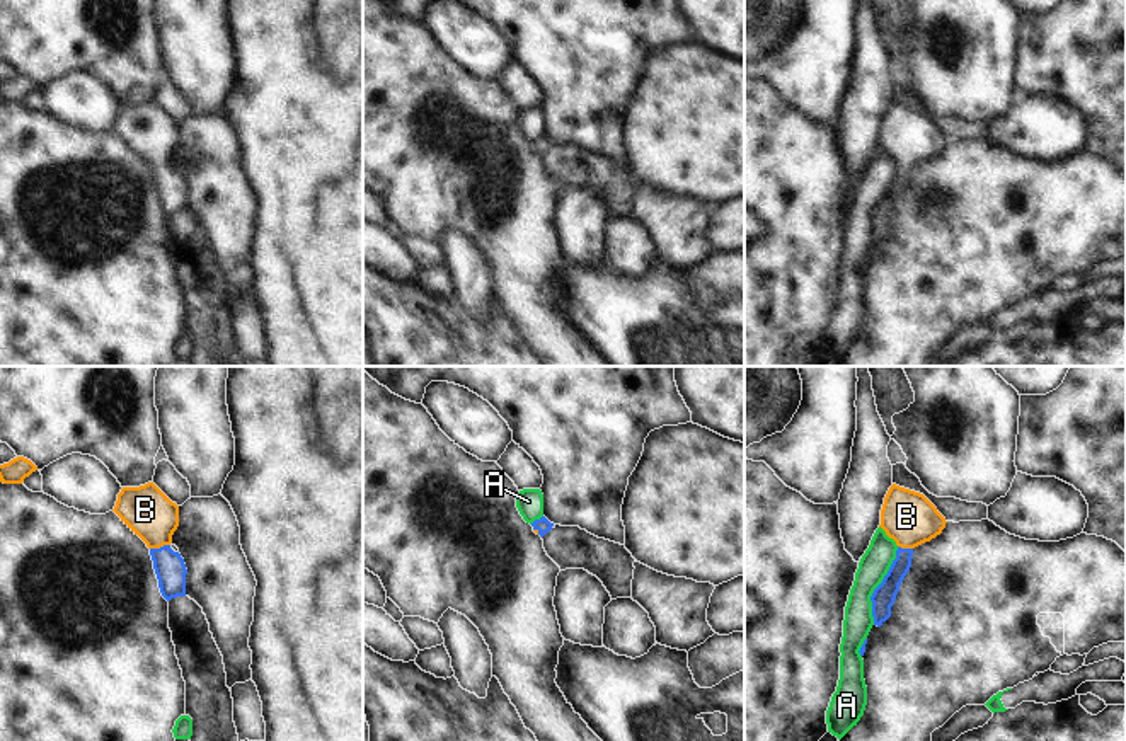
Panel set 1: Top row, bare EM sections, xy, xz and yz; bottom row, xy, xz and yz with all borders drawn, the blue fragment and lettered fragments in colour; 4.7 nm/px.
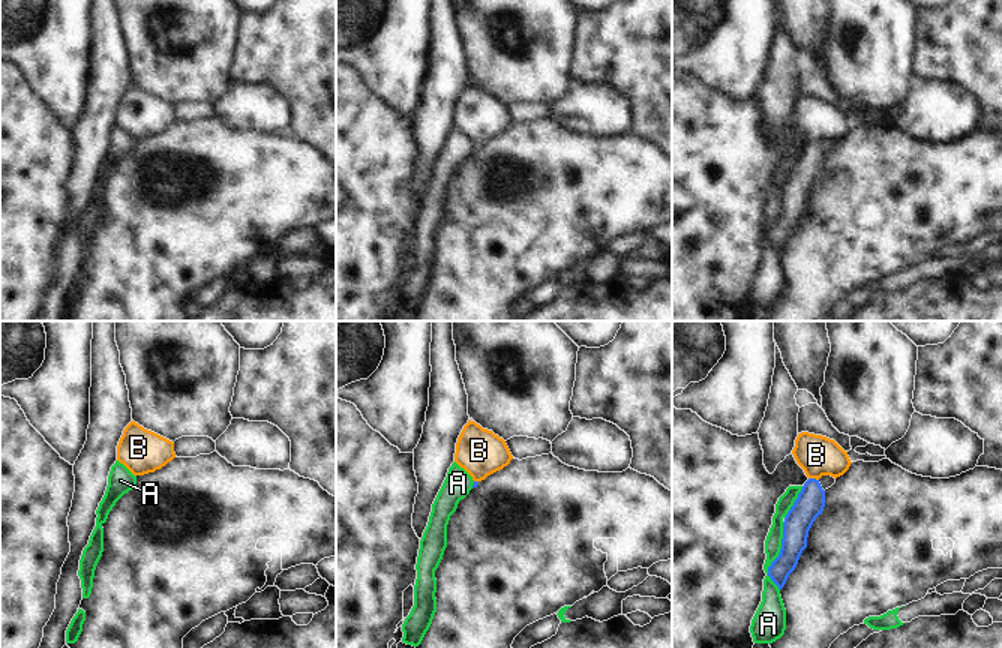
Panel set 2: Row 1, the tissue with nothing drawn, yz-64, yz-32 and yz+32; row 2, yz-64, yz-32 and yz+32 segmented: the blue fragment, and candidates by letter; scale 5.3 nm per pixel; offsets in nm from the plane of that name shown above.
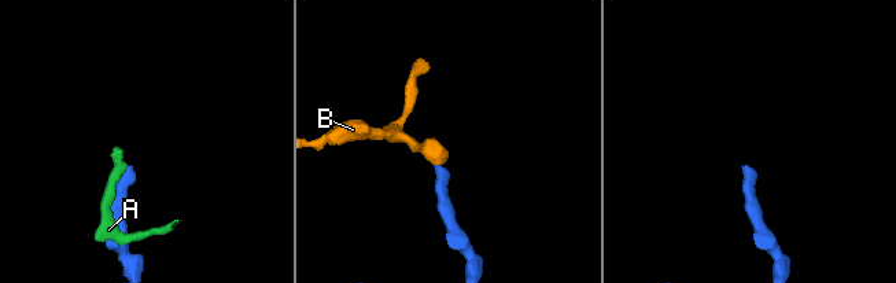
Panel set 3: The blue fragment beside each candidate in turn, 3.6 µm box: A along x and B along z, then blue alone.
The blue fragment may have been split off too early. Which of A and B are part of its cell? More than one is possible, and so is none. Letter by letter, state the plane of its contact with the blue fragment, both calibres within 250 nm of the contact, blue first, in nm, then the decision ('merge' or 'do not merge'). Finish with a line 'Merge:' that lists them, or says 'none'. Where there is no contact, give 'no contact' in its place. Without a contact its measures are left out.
A: yz | 110/140 nm | do not merge
B: xy | 150/220 nm | merge
Merge: B

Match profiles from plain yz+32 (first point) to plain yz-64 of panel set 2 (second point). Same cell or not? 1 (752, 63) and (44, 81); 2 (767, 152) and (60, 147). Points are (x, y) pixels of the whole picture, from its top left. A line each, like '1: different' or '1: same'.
1: same
2: same

